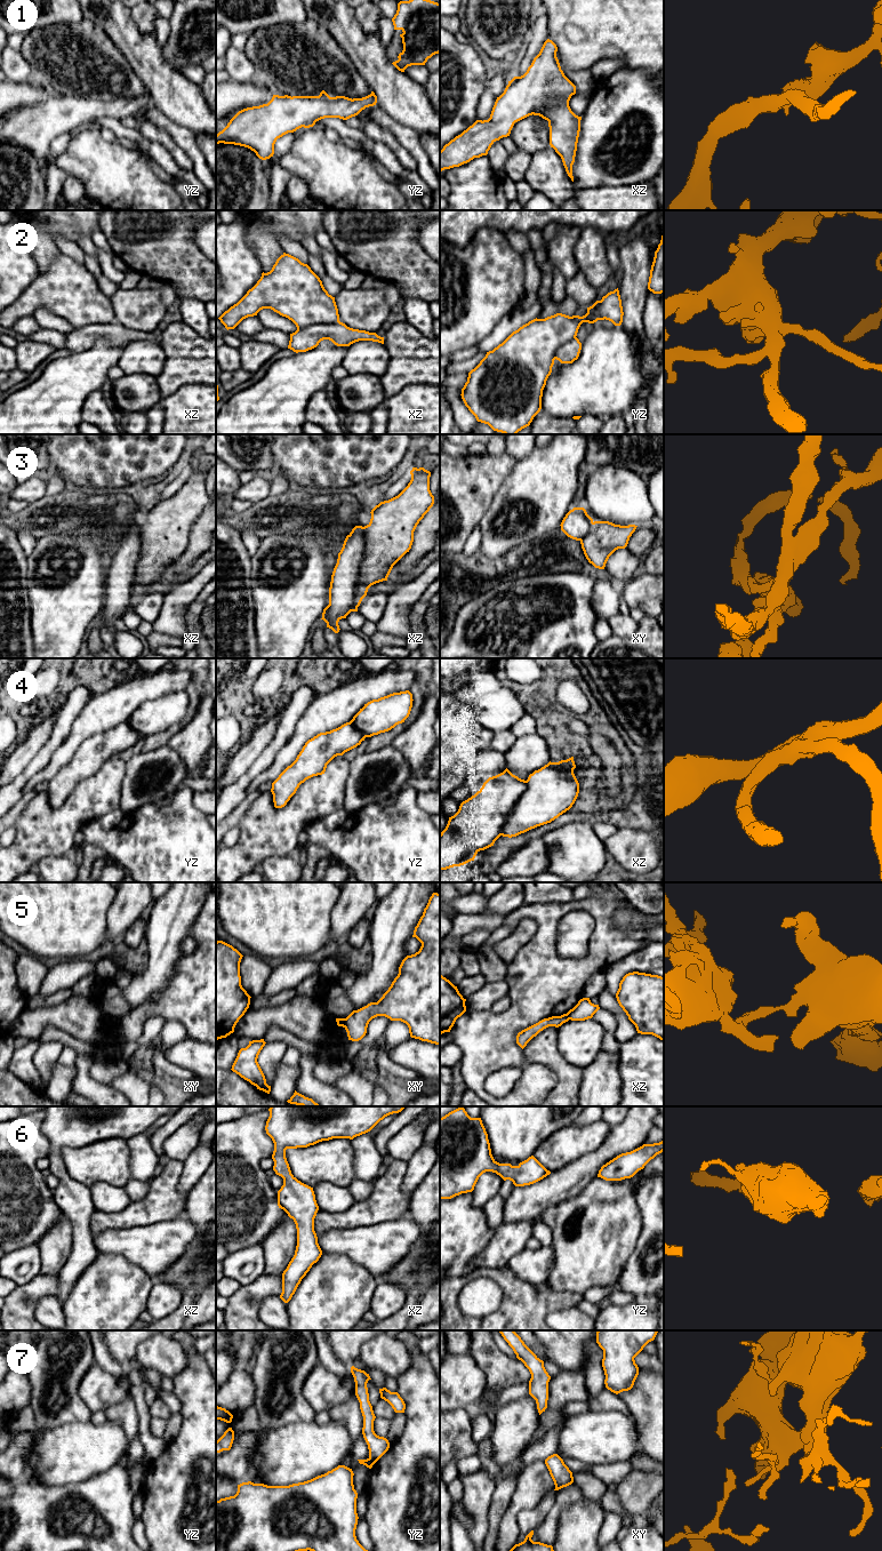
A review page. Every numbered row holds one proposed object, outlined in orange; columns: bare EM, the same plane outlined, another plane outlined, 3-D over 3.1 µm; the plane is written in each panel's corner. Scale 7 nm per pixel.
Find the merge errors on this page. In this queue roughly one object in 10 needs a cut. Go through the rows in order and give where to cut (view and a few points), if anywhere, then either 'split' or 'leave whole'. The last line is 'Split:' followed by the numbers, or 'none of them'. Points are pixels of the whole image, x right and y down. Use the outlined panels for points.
1: no cut | leave whole
2: xz (338, 320), (331, 324), (313, 324), (297, 330) | split
3: no cut | leave whole
4: no cut | leave whole
5: xz (567, 1013), (569, 1018) | split
6: no cut | leave whole
7: no cut | leave whole
Split: 2, 5

